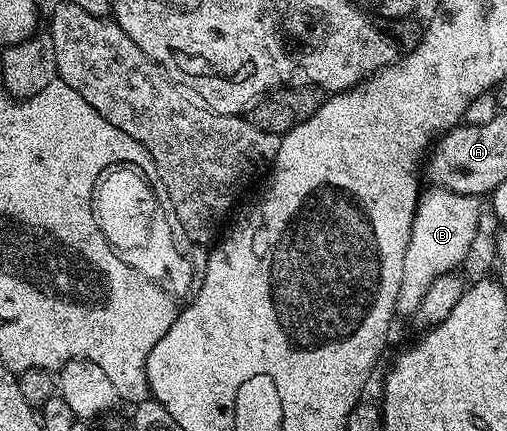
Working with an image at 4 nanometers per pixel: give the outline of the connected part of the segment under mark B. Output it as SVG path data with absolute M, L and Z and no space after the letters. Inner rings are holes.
M443 188L429 191L416 205L406 260L402 260L402 284L396 301L396 313L400 316L412 316L430 284L443 274L451 274L457 269L456 265L471 252L476 242L476 229L480 226L479 197Z

